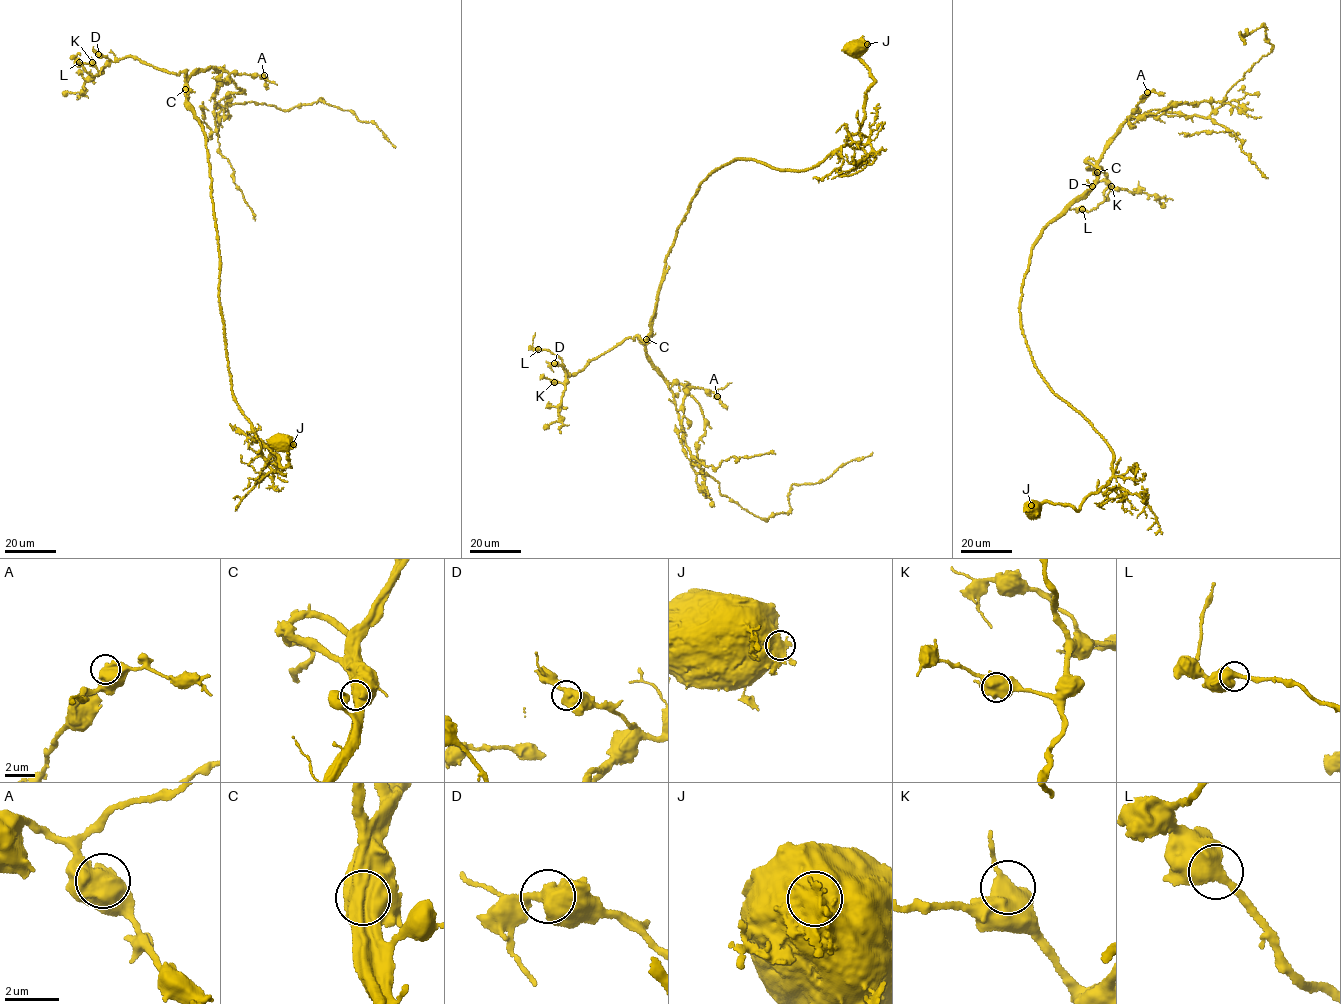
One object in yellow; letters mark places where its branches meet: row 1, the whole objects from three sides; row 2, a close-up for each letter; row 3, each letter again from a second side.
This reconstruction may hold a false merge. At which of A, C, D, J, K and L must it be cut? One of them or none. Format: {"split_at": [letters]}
{"split_at": ["C"]}

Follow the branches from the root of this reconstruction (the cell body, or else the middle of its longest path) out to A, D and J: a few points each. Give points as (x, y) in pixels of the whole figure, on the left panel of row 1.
A: (280, 441), (288, 454), (283, 467), (233, 394), (206, 140), (186, 97), (186, 80), (201, 70), (264, 75)
D: (280, 441), (288, 454), (283, 467), (232, 390), (206, 140), (187, 102), (185, 72), (98, 54)
J: (280, 441), (293, 444)

